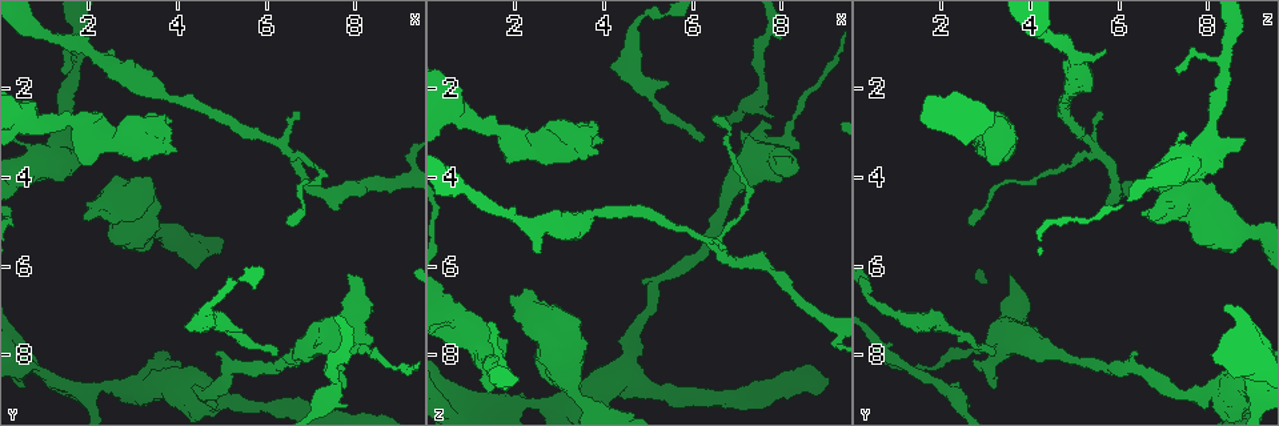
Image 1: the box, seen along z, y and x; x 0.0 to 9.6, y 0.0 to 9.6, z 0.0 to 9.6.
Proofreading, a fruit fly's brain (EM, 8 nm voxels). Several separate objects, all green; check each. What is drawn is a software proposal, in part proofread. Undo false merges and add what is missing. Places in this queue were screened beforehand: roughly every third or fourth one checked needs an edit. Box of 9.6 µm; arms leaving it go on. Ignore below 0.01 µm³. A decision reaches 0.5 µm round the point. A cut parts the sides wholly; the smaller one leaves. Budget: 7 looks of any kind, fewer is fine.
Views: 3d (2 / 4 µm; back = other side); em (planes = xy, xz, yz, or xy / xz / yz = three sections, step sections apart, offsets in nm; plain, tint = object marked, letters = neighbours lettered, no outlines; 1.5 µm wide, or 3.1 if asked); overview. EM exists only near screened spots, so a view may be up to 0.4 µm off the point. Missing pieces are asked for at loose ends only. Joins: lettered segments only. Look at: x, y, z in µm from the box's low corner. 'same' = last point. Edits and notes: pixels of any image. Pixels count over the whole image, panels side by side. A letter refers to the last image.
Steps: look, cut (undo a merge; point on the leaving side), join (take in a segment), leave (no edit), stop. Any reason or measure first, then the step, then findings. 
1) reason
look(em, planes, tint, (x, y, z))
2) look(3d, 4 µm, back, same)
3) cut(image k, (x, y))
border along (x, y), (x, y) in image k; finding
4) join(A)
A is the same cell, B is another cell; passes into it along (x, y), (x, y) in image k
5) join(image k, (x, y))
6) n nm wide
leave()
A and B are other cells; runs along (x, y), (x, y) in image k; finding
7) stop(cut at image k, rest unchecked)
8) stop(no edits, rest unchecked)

free end
look(3d, 4 µm, (1.45, 1.55, 7.25))

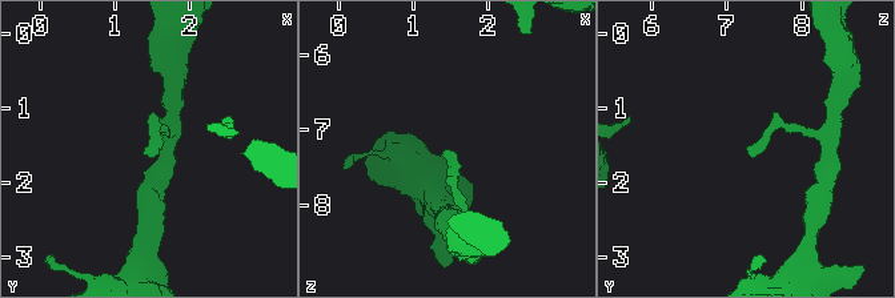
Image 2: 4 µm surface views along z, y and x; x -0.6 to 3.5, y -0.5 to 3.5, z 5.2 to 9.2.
look(em, xy, step 8, tint, (1.45, 1.55, 7.30))

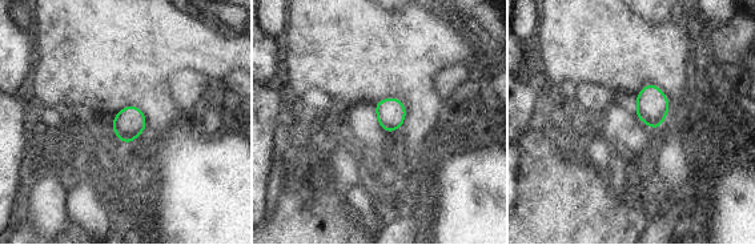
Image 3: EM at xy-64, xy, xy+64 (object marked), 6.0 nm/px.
another direction
look(em, planes, letters, same)

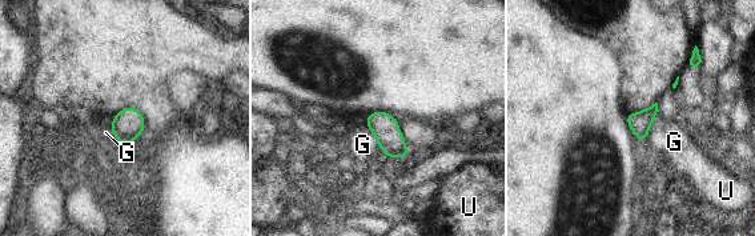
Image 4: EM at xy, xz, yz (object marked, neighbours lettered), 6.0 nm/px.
140 nm wide
leave()
G and U are other cells; border along (658, 111), (642, 143) in image 4; no lettered segment goes on from it

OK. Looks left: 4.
branch stops here
look(em, planes, letters, (2.00, 3.75, 3.10))

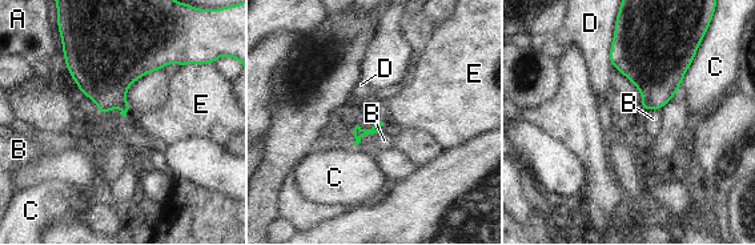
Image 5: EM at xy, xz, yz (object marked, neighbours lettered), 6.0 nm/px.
leave()
A, B, C, D and E are other cells; border along (384, 125), (376, 132), (366, 135) in image 5; no lettered segment goes on from it

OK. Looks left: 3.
a narrow waist
look(em, yz, step 4, tint, (3.85, 2.25, 4.80))

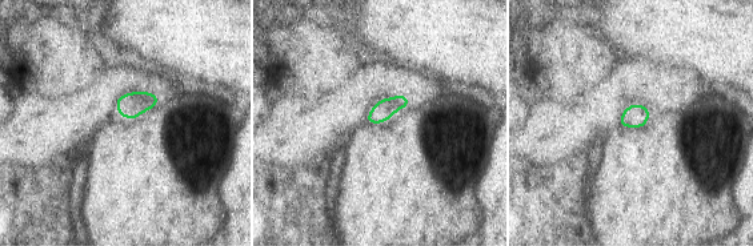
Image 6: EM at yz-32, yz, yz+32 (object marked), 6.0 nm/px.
look(em, planes, tint, same)

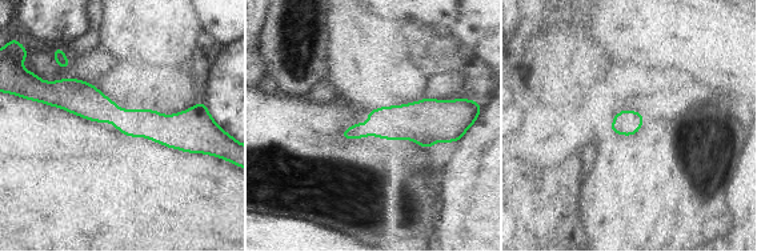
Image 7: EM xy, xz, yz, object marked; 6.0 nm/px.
what lies round it
look(em, planes, letters, same)

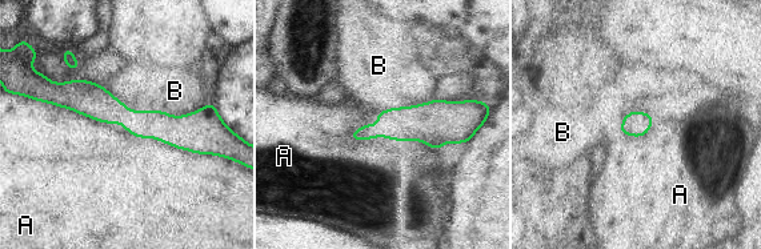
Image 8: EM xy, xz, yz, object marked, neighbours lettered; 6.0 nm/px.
150 nm wide
leave()
A and B are other cells; runs along (60, 101), (143, 124), (216, 119) in image 8; one cell here

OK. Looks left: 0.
stop(no edits, rest unchecked)

